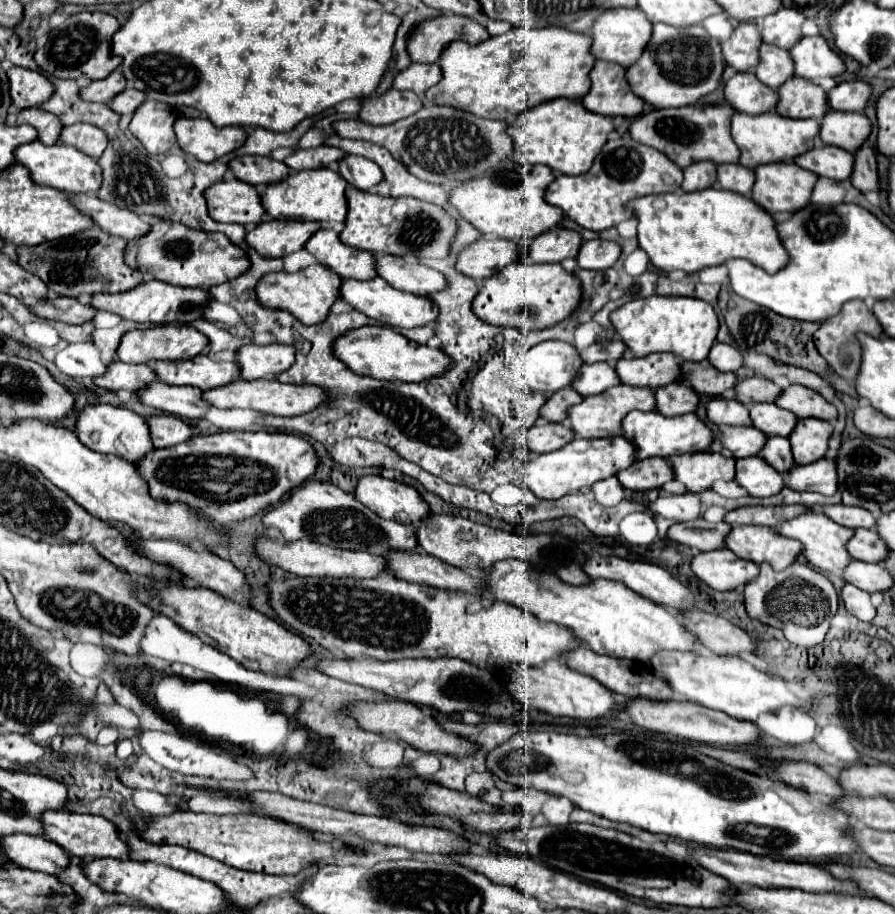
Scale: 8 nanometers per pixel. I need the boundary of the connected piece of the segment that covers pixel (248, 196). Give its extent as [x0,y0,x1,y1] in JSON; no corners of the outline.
[204,179,266,225]

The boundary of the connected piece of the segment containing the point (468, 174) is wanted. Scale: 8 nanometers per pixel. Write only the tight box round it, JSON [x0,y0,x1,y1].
[334,105,512,187]

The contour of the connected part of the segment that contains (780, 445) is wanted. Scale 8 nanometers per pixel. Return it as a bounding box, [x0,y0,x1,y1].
[760,437,794,475]

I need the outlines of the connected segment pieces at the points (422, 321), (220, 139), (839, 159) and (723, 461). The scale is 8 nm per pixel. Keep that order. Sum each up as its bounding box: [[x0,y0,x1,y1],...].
[[340,277,438,329],[174,117,246,163],[796,145,852,181],[672,453,736,493]]

